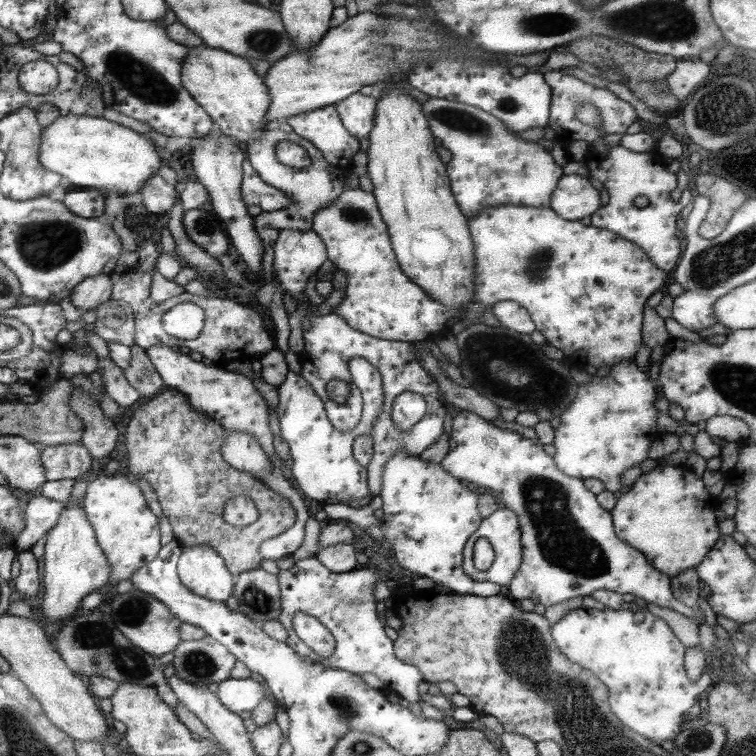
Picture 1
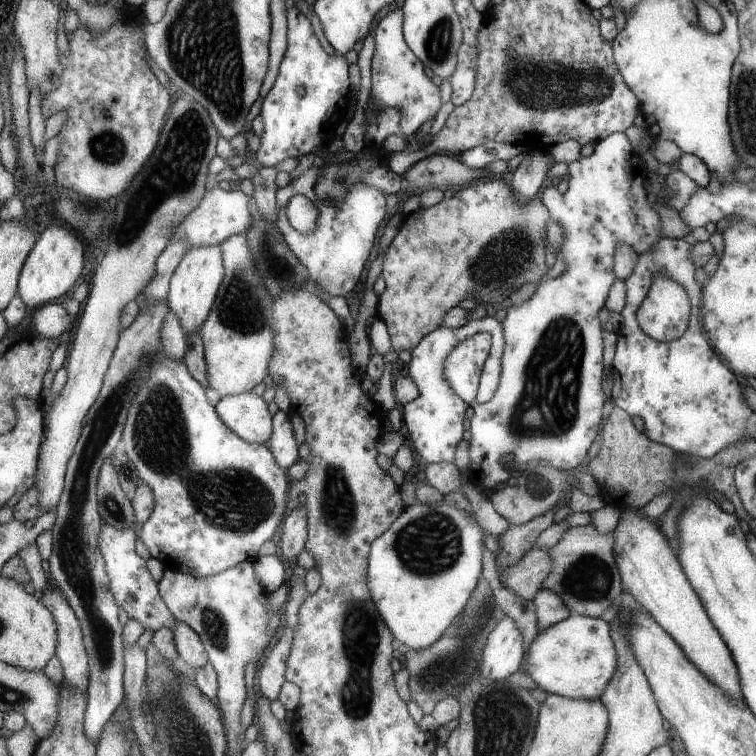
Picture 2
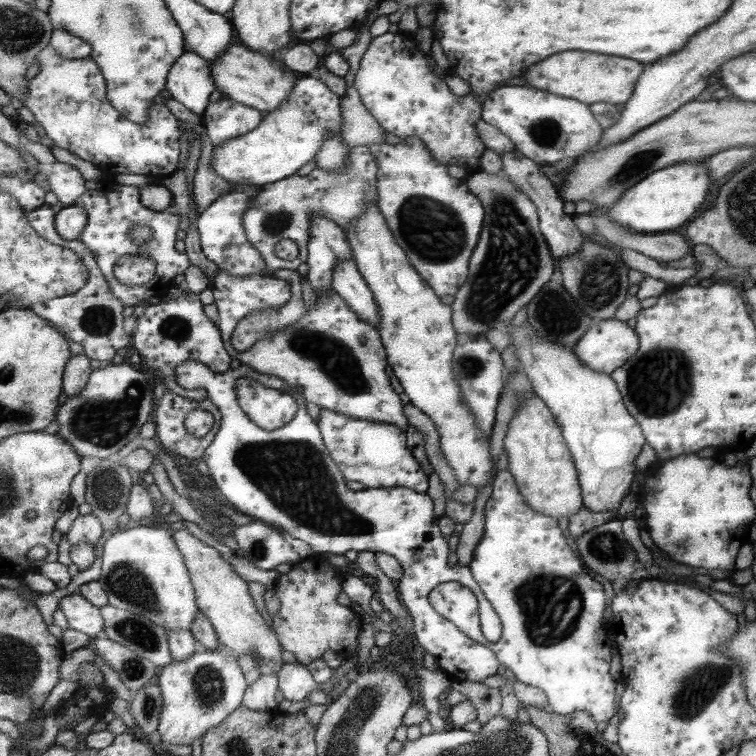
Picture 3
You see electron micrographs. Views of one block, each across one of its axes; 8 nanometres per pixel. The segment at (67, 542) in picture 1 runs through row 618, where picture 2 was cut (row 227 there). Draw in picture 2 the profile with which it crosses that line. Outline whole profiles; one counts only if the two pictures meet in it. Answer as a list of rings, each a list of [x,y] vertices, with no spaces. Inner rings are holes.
[[[49,226],[39,236],[39,242],[33,248],[33,254],[29,256],[21,276],[19,296],[23,298],[25,306],[37,310],[47,306],[47,302],[53,302],[55,298],[67,294],[75,286],[75,282],[81,276],[85,276],[83,264],[85,264],[85,246],[77,238],[77,234],[71,232],[67,226]]]

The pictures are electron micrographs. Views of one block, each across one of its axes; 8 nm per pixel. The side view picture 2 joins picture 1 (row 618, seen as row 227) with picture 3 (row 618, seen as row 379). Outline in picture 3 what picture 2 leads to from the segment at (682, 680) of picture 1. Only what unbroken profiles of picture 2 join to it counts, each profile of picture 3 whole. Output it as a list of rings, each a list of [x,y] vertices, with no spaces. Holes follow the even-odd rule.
[[[505,470],[495,474],[493,494],[487,500],[483,514],[485,514],[485,530],[481,542],[473,550],[473,560],[469,564],[469,570],[473,572],[473,580],[481,586],[481,592],[485,594],[491,608],[497,612],[501,620],[503,626],[501,638],[495,644],[485,640],[479,622],[481,620],[479,600],[463,584],[447,582],[433,588],[433,592],[429,594],[431,606],[465,636],[473,638],[481,646],[489,646],[493,654],[497,654],[497,660],[501,662],[503,670],[513,672],[515,682],[527,684],[531,688],[539,688],[545,694],[547,708],[551,712],[561,716],[569,716],[573,712],[589,712],[595,724],[609,722],[609,718],[613,716],[615,682],[609,676],[611,648],[607,644],[605,628],[601,624],[603,610],[605,610],[605,594],[601,584],[591,580],[591,576],[583,572],[581,562],[573,556],[573,552],[565,544],[557,520],[533,510],[525,502],[511,472]]]

